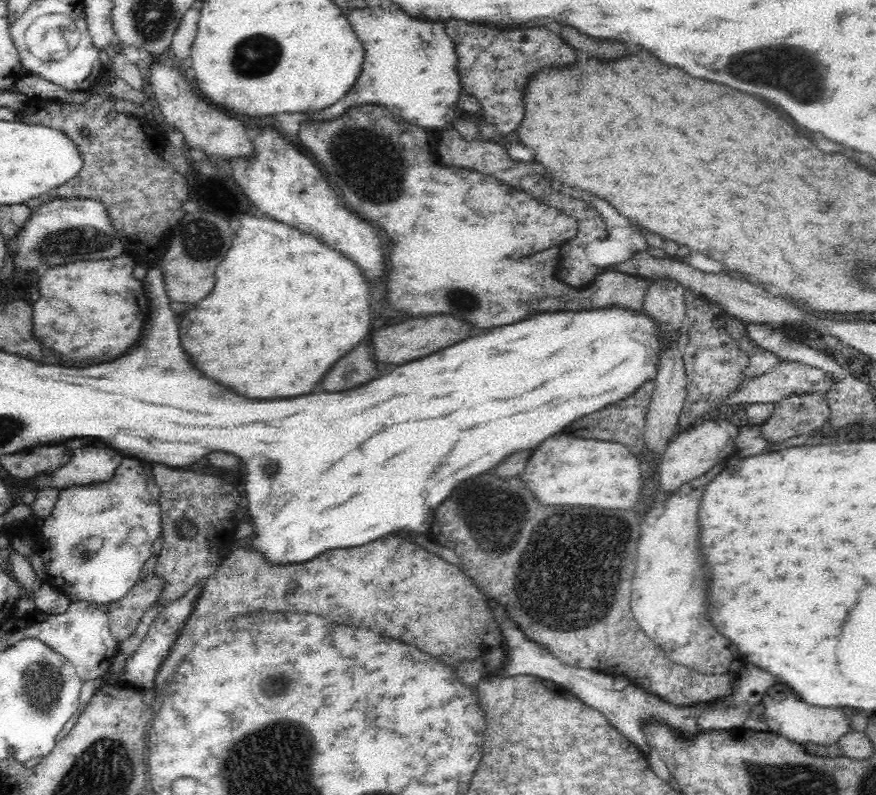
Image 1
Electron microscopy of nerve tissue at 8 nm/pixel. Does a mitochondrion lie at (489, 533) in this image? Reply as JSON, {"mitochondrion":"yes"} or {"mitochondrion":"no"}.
{"mitochondrion":"yes"}

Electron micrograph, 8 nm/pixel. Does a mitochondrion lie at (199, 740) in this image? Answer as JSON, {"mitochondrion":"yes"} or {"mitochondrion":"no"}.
{"mitochondrion":"no"}

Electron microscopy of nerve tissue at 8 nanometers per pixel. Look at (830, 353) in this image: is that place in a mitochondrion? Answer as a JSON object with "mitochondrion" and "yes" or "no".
{"mitochondrion":"no"}

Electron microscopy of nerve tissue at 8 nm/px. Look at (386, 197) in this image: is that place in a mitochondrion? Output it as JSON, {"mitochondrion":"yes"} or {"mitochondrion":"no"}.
{"mitochondrion":"yes"}

